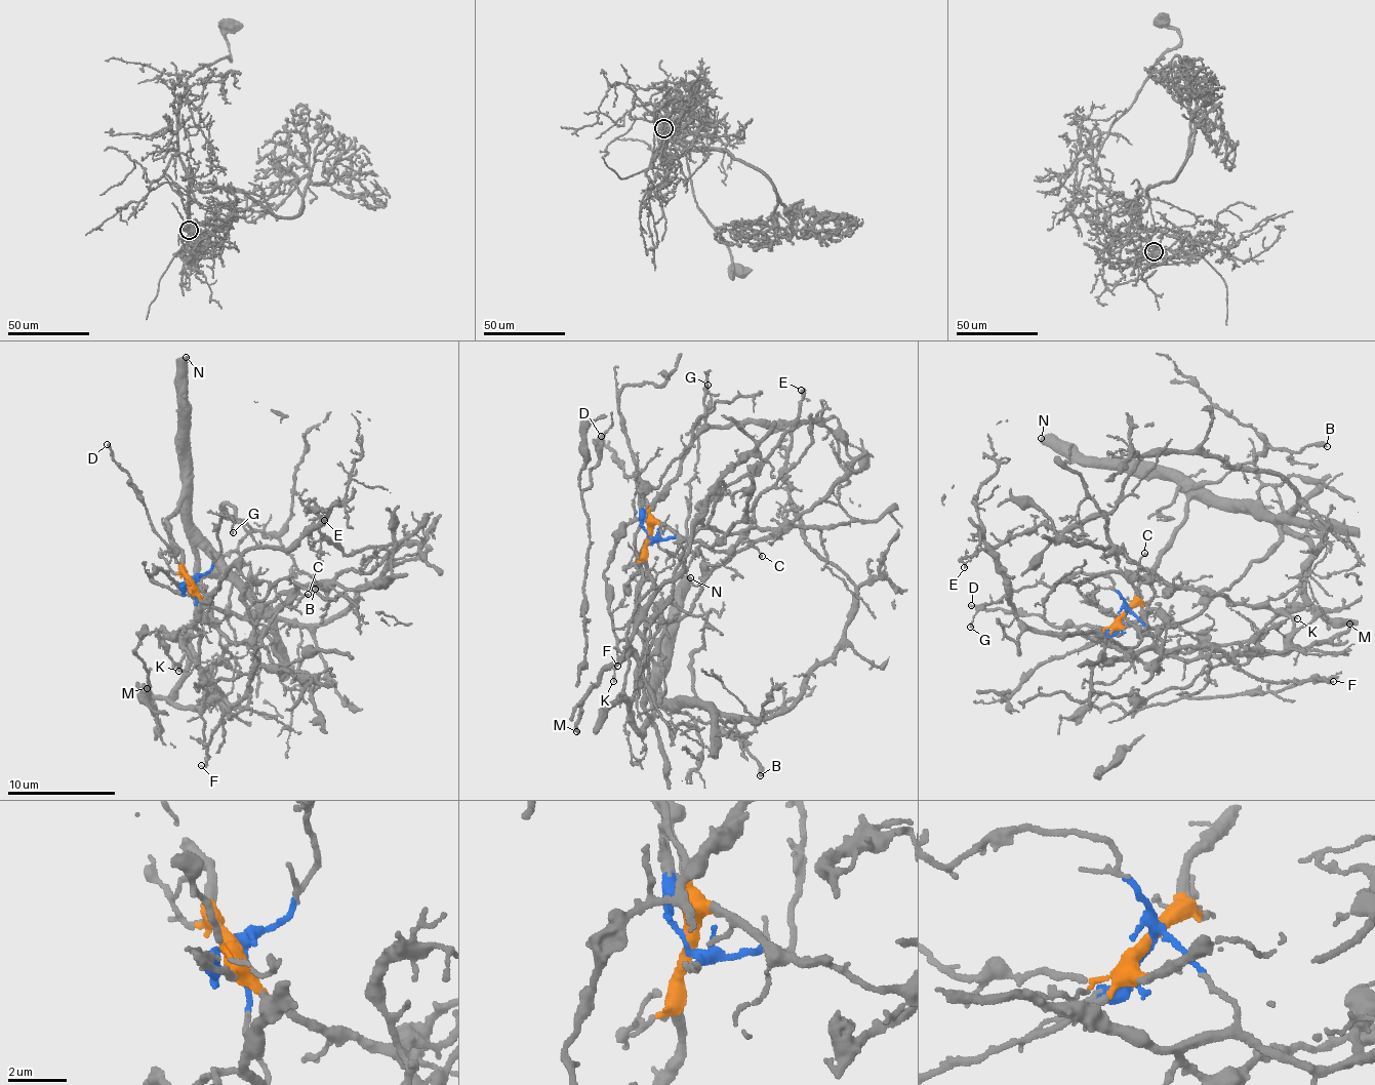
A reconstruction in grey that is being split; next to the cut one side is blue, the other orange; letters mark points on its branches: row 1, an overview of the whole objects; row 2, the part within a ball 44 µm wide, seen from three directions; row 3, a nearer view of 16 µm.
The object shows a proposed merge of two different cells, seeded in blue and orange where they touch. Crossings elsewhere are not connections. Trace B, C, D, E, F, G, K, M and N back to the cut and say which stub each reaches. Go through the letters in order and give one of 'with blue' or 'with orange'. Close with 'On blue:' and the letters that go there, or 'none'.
B: with orange
C: with orange
D: with orange
E: with orange
F: with blue
G: with blue
K: with blue
M: with blue
N: with orange
On blue: F, G, K, M

